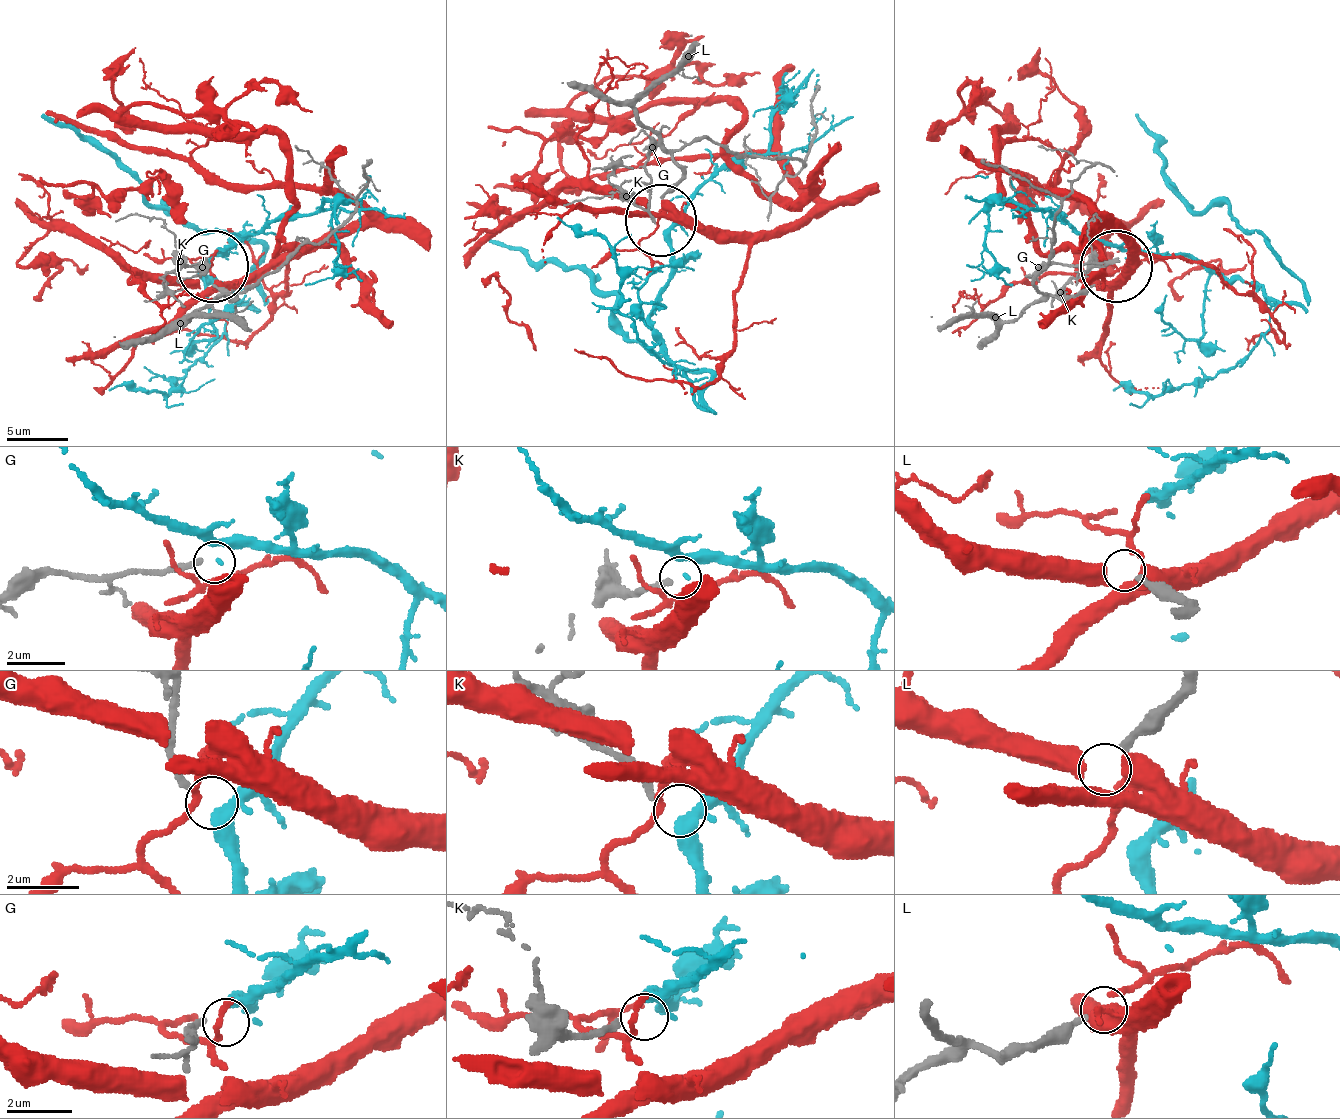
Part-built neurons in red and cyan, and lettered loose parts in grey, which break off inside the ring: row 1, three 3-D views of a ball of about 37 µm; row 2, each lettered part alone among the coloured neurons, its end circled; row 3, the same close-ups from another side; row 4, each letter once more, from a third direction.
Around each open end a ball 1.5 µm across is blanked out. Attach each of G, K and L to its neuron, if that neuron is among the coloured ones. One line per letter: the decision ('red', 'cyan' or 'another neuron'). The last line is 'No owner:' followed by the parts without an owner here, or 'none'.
G: cyan
K: another neuron
L: another neuron
No owner: K, L

